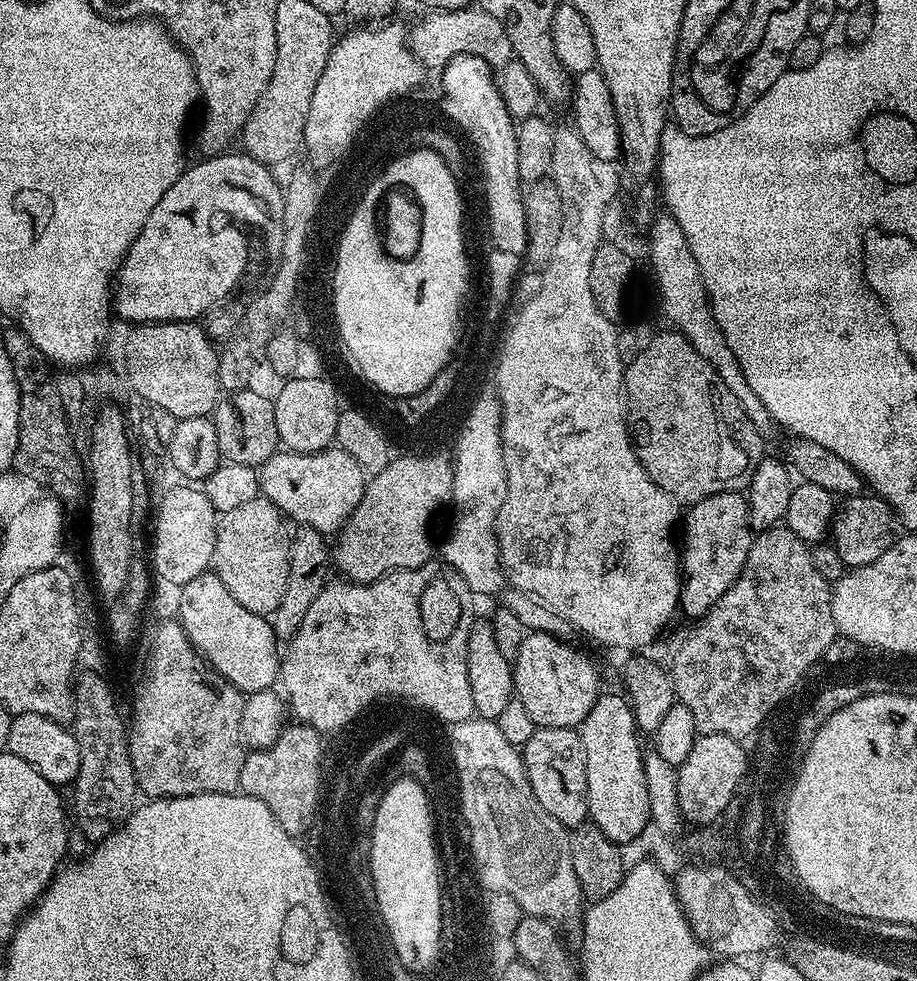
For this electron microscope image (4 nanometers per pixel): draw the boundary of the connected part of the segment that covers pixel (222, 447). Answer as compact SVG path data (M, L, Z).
M245 390L225 395L217 403L211 417L218 434L218 450L229 464L245 464L251 468L262 466L281 447L278 426L274 422L273 397Z

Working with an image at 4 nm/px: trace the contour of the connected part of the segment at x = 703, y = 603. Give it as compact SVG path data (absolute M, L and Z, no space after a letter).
M719 492L710 498L702 498L698 503L691 505L683 513L684 544L682 540L682 583L680 586L679 611L685 612L691 618L705 616L710 609L730 590L730 586L744 569L746 558L750 554L750 546L754 539L754 531L748 521L748 502L740 492Z

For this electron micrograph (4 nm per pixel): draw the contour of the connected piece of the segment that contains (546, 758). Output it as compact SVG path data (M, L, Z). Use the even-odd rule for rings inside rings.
M537 728L534 738L522 749L526 774L534 790L534 798L542 802L542 810L571 830L585 823L588 815L588 791L586 790L586 758L576 728Z

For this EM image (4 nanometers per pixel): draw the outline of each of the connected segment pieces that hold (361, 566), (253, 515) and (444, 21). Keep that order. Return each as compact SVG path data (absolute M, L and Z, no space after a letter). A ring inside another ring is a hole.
M445 455L400 460L382 476L372 476L365 483L362 502L335 537L334 564L340 567L339 575L354 584L369 584L390 572L429 563L434 556L434 540L432 544L428 533L432 515L451 498L452 460Z
M261 494L219 517L211 567L216 576L222 578L222 586L226 586L246 610L271 617L282 602L282 594L286 594L291 545L289 521Z
M469 6L461 11L432 12L428 16L414 30L411 29L409 35L412 52L425 67L438 70L454 57L472 56L482 58L493 69L498 70L513 59L512 43L506 35L505 27L498 18L491 17L485 11Z

